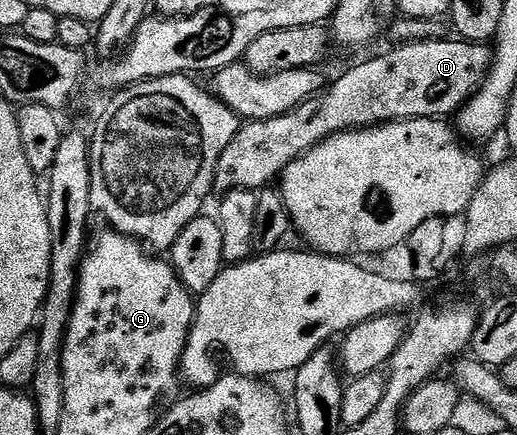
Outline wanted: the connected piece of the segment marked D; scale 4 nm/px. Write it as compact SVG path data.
M448 41L393 45L393 50L350 67L333 86L331 83L297 110L270 120L245 121L234 140L226 144L226 152L218 156L215 189L259 192L271 187L294 160L303 158L310 148L343 130L363 130L365 126L411 118L444 120L455 115L488 75L492 46L483 42Z

